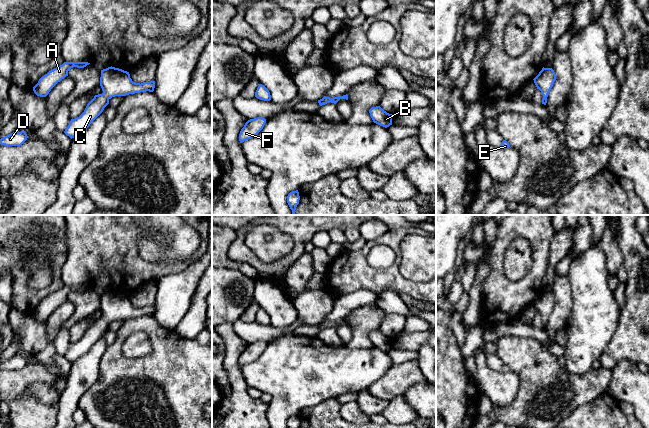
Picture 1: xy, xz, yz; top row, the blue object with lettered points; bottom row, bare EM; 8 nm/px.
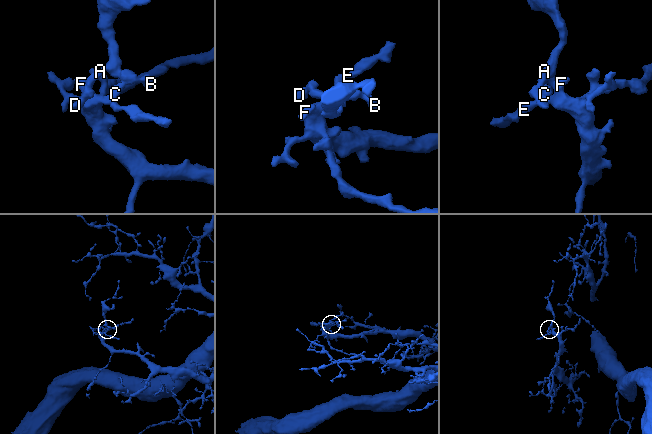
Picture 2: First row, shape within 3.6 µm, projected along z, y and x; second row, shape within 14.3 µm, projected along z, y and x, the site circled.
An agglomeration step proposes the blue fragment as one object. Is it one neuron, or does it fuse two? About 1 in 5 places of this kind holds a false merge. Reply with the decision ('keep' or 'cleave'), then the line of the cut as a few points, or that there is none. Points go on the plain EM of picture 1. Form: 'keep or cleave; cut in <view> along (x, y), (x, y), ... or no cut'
keep; no cut

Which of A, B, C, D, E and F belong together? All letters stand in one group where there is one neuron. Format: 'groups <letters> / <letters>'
groups A B C D E F

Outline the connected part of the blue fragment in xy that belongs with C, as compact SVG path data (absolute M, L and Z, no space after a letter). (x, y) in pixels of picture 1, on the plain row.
M115 291L101 294L100 310L103 317L95 319L87 328L84 336L77 342L71 343L64 357L71 363L86 354L90 348L103 336L109 324L115 320L126 320L140 316L153 316L155 305L135 307L130 298Z

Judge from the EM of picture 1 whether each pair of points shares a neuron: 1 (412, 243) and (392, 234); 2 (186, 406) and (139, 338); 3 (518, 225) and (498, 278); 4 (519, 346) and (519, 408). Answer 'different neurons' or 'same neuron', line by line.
1: different neurons
2: different neurons
3: same neuron
4: same neuron

